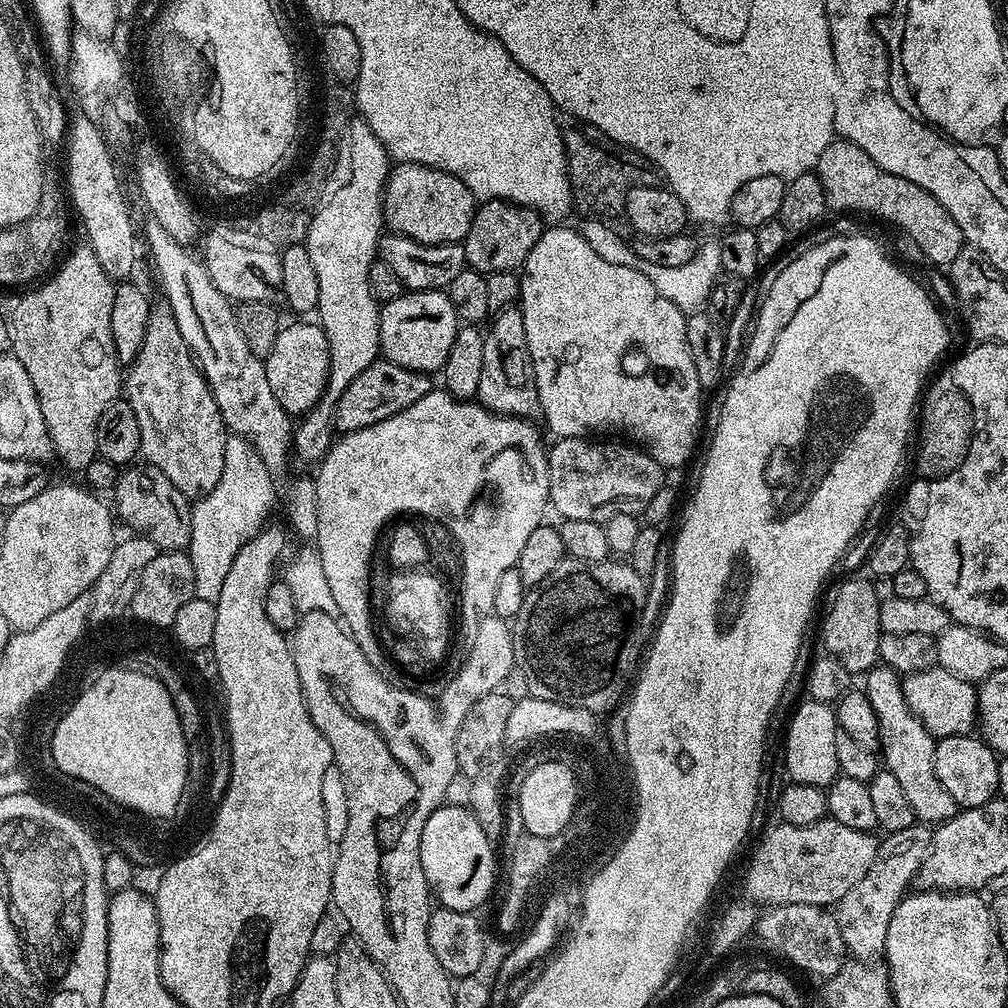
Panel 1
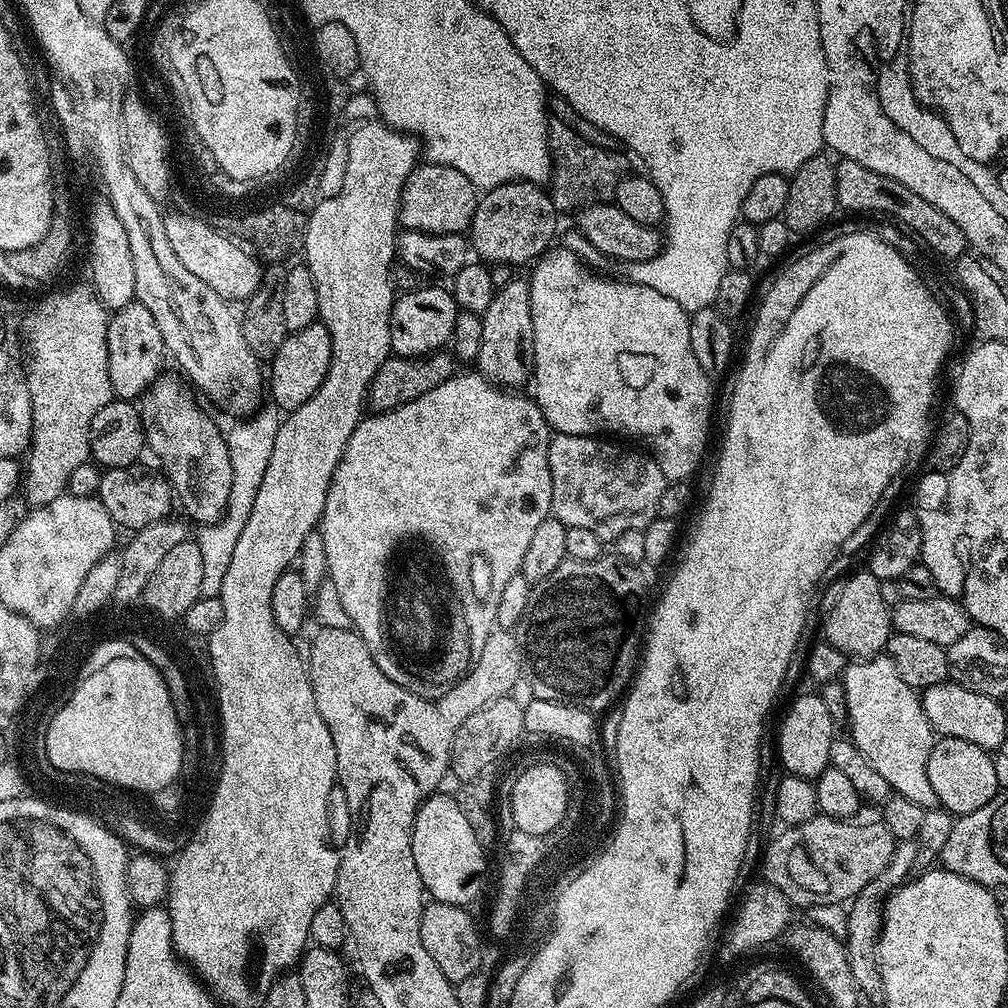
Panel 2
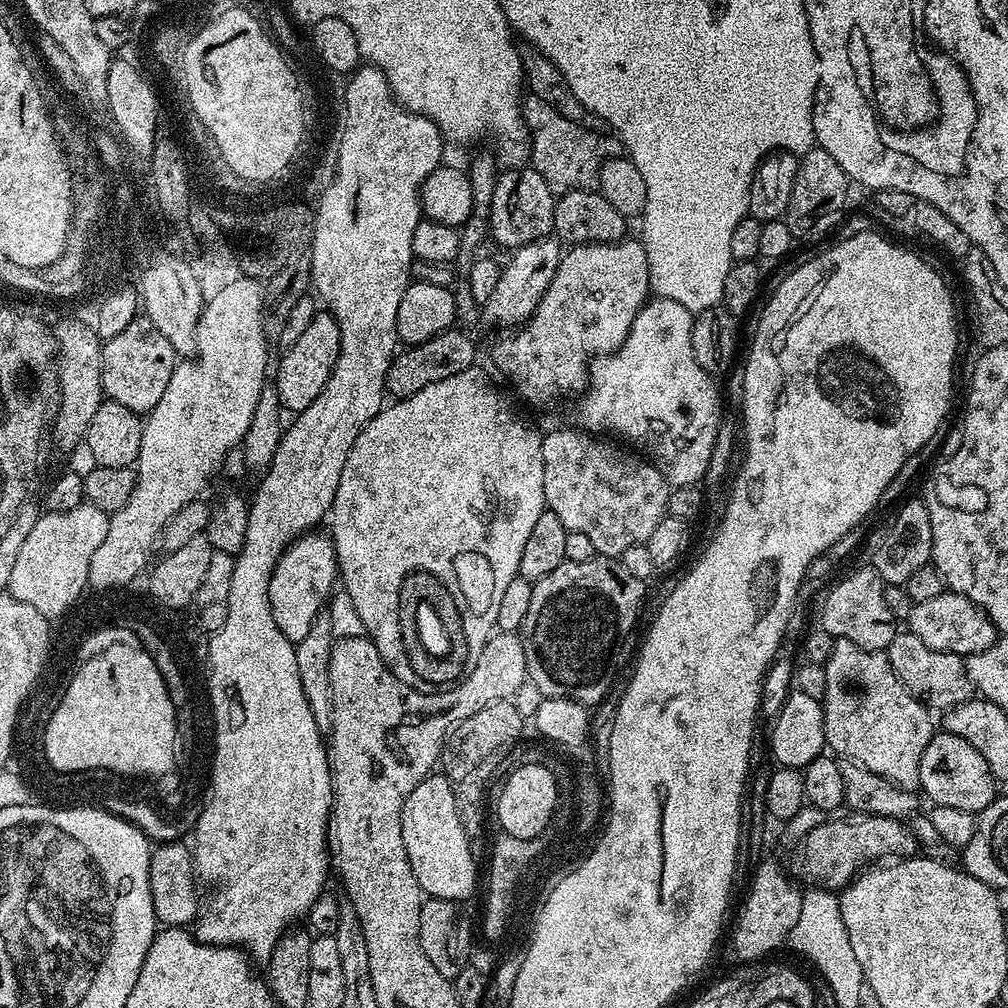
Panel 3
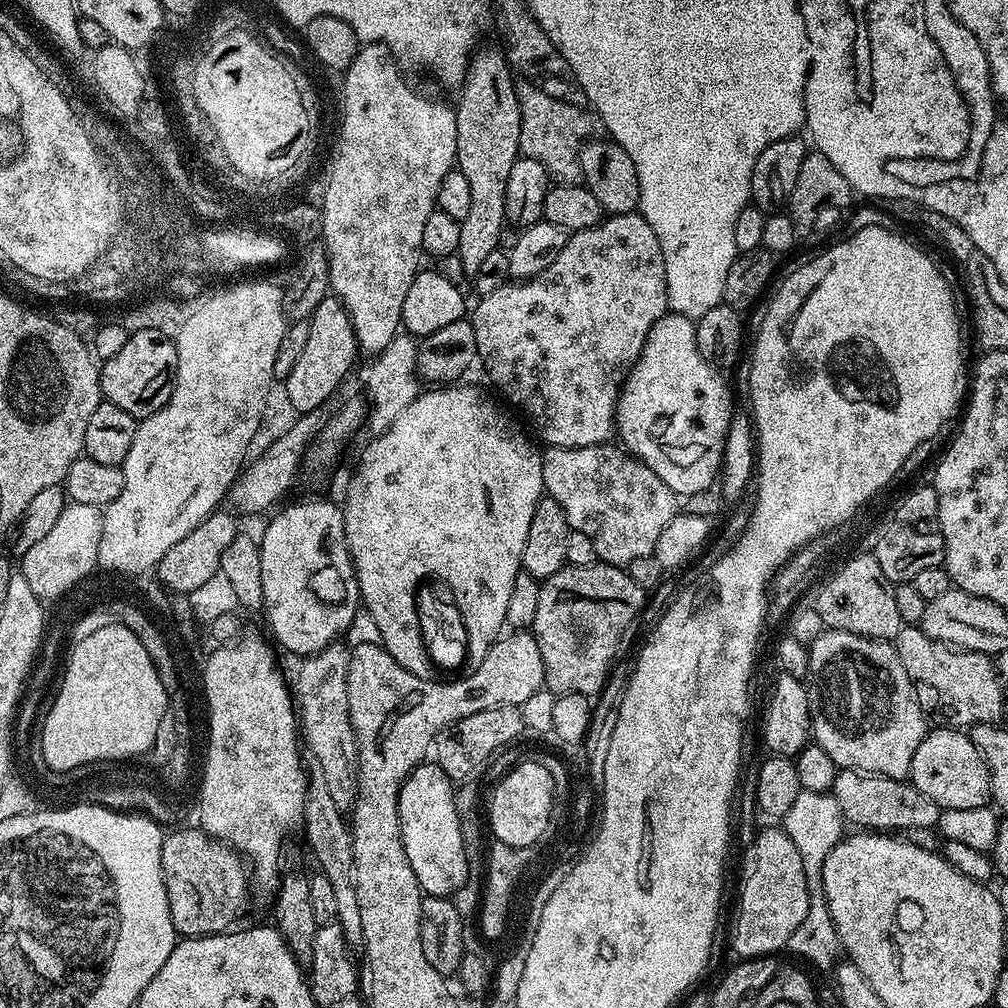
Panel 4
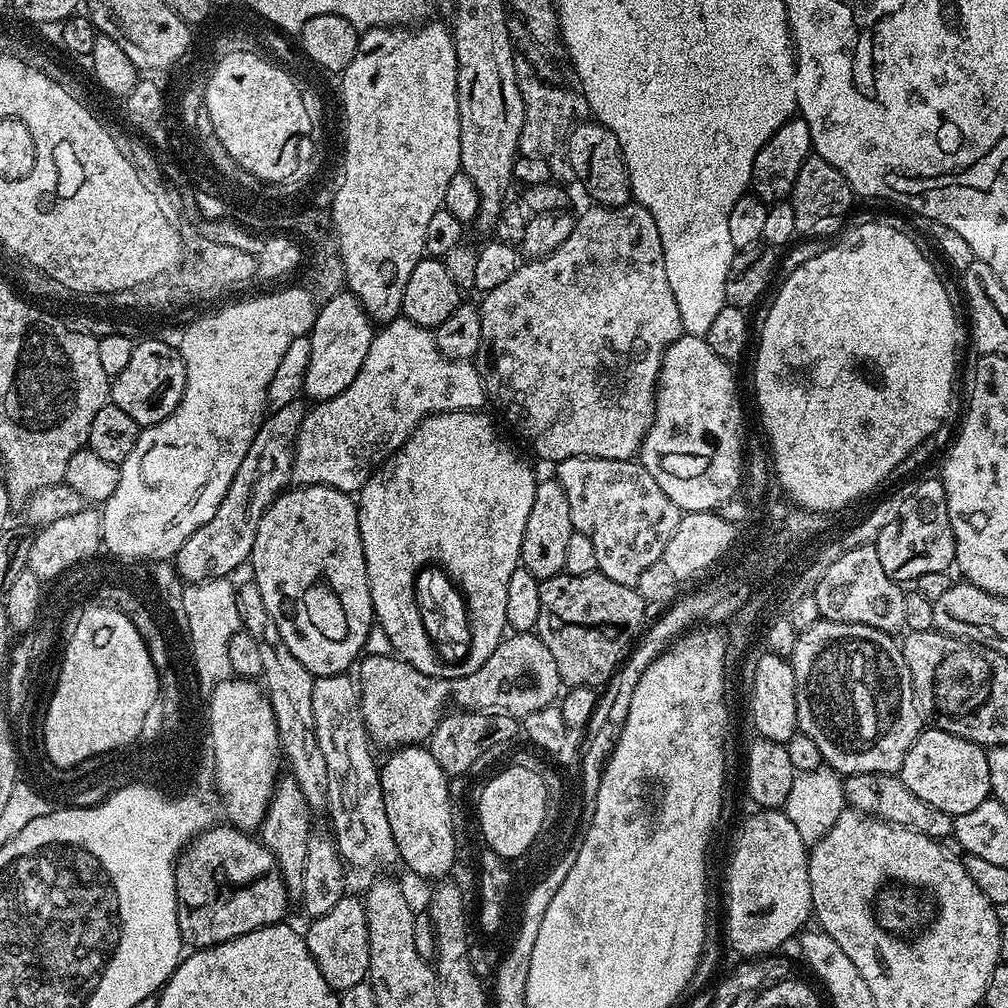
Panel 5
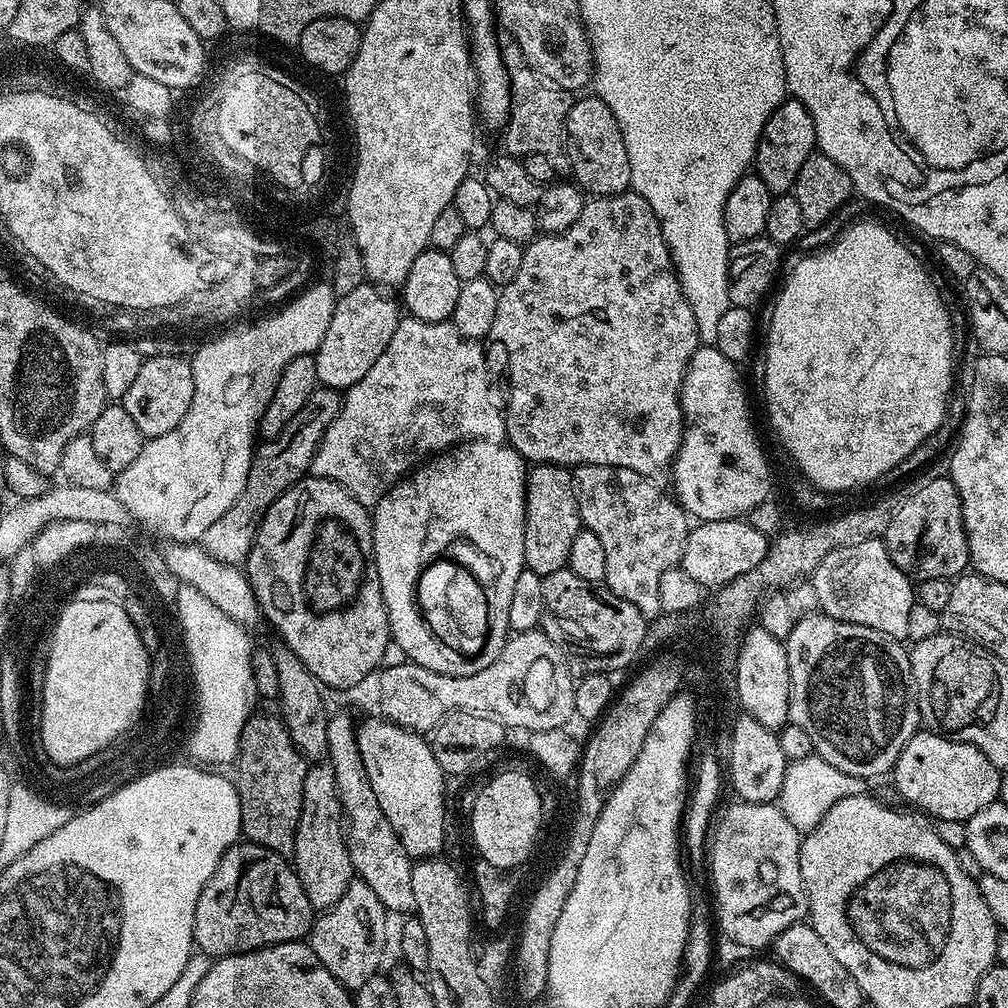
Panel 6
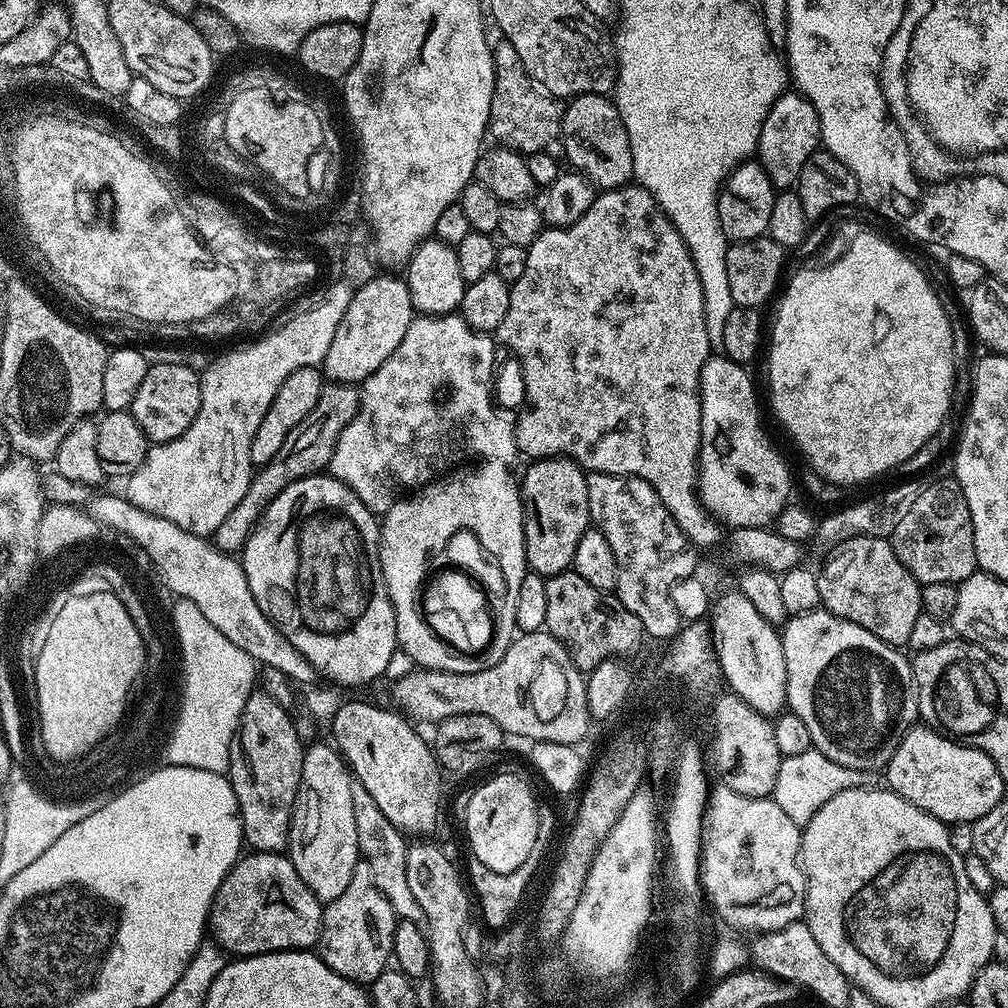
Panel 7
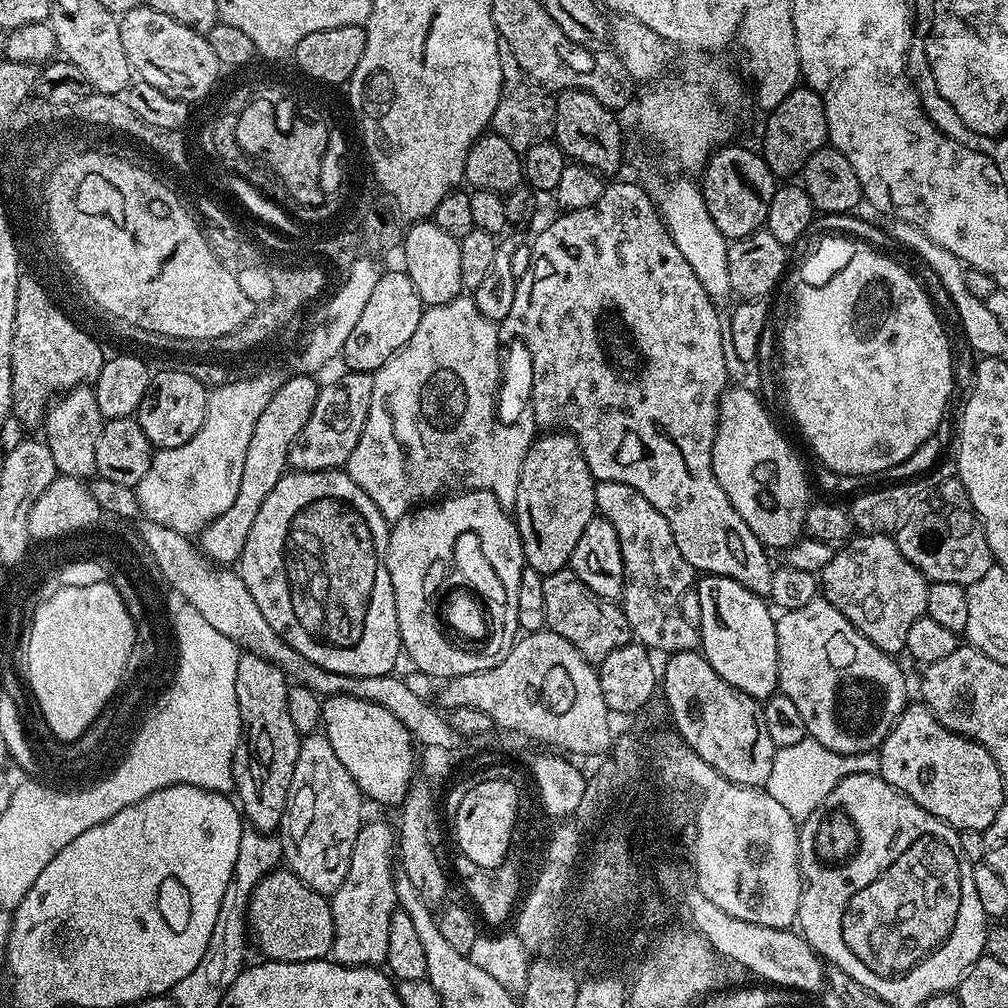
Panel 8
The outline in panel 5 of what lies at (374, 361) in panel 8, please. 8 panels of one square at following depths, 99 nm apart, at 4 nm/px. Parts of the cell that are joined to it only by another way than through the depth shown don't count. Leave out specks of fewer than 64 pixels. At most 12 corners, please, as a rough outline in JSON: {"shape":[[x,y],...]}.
{"shape":[[341,290],[316,309],[303,395],[342,394],[366,362],[374,322]]}

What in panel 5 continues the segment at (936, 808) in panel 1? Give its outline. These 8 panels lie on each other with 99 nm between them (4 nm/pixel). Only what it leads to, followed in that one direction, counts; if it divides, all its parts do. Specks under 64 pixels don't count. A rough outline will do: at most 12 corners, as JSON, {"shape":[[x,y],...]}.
{"shape":[[889,633],[797,635],[799,731],[844,776],[899,773],[922,731]]}

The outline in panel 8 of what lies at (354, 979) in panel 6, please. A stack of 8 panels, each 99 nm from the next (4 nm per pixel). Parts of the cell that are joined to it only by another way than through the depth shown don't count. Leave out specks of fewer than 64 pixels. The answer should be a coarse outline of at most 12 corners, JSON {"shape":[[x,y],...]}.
{"shape":[[361,823],[346,882],[330,897],[331,959],[388,959],[398,911],[398,832]]}

